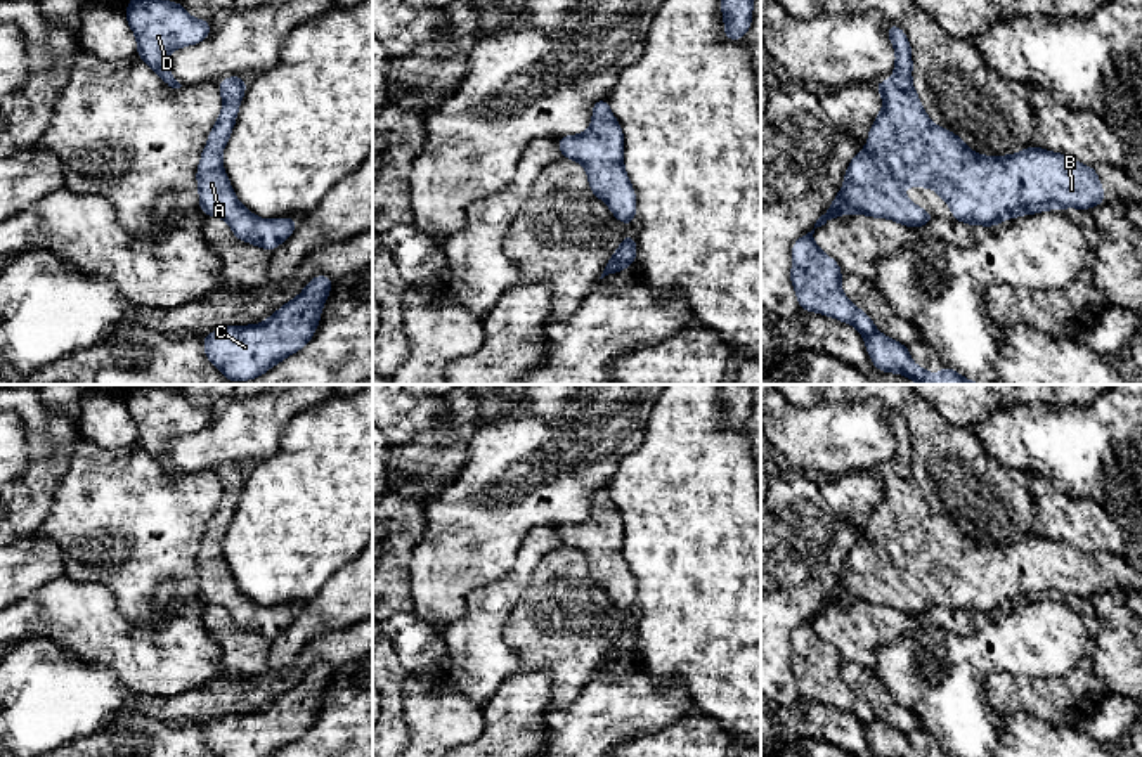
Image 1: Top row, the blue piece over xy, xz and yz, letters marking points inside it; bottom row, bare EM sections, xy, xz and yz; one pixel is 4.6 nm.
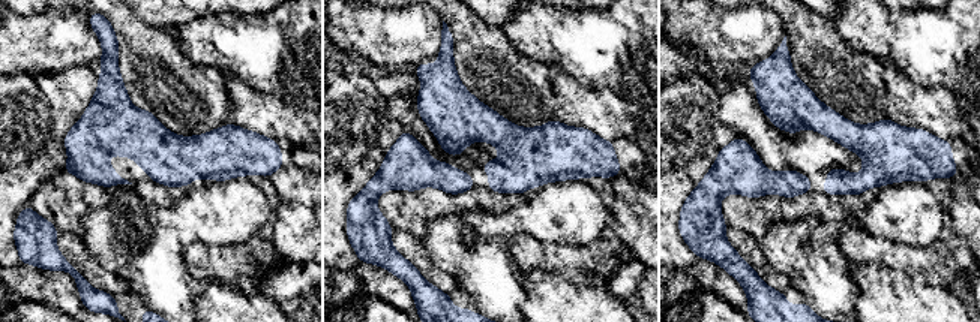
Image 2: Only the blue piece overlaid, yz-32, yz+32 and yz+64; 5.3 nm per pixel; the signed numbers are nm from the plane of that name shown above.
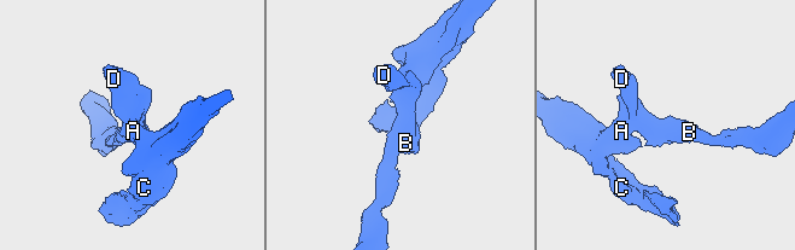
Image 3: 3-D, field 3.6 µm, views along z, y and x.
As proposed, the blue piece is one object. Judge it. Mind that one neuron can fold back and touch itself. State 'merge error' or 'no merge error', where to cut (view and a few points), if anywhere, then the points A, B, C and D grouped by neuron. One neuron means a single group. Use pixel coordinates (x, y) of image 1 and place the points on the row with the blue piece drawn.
no merge error | no cut | A B C D

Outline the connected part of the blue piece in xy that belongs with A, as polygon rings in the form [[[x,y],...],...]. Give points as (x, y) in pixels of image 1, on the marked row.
[[[229,76],[227,80],[220,80],[217,87],[224,99],[224,107],[208,135],[208,144],[201,152],[196,171],[199,208],[206,217],[224,218],[239,241],[274,251],[295,232],[300,220],[263,220],[250,213],[236,197],[222,166],[222,151],[234,128],[237,109],[246,92],[246,81],[241,76]]]

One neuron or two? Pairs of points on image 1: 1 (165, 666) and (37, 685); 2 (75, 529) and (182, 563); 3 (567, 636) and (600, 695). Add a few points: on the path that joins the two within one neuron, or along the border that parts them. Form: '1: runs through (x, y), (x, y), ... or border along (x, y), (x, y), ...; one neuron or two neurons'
1: border along (75, 657), (108, 667), (130, 690), (148, 695); two neurons
2: runs through (101, 525), (141, 529), (156, 543); one neuron
3: border along (600, 667), (564, 709); two neurons

